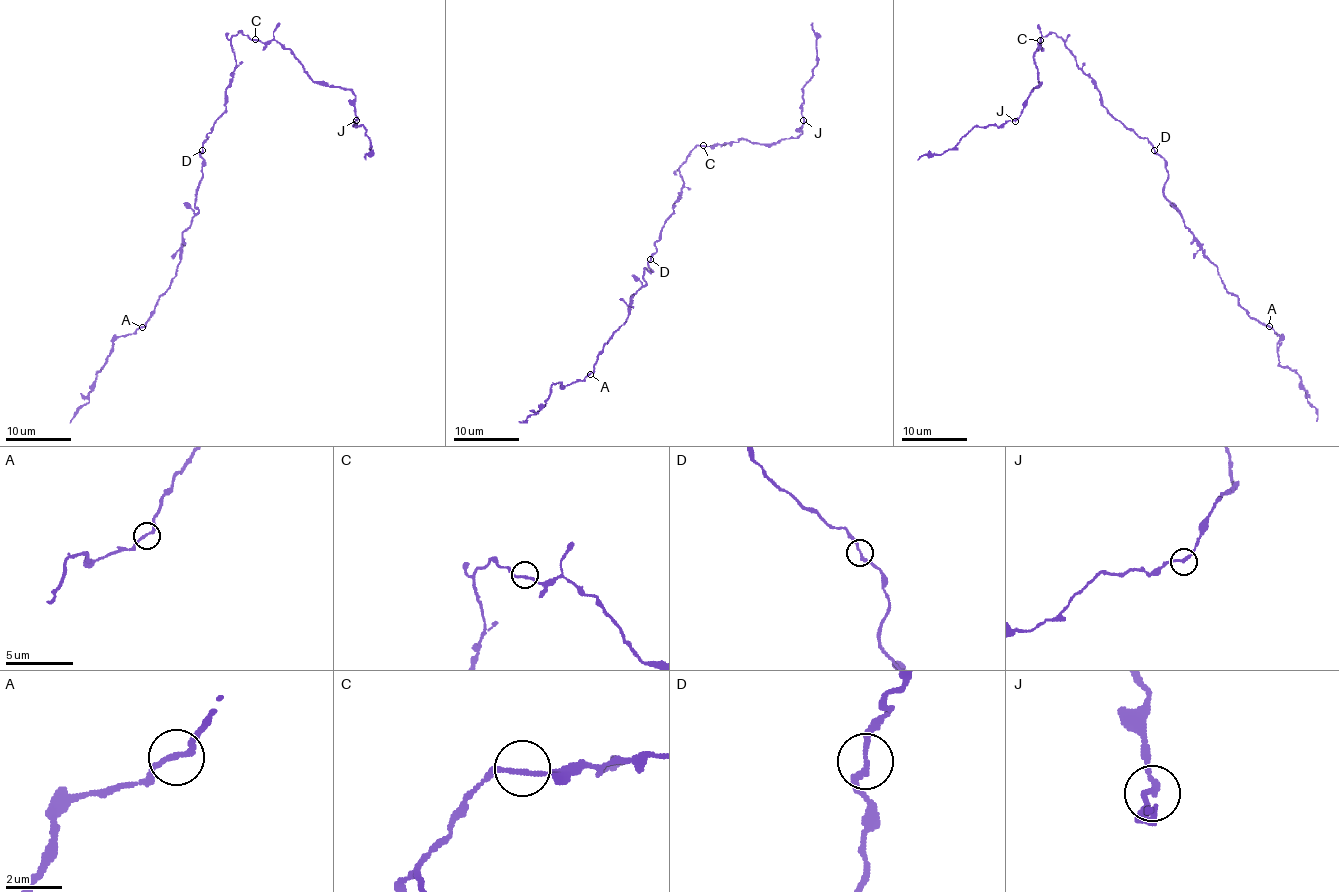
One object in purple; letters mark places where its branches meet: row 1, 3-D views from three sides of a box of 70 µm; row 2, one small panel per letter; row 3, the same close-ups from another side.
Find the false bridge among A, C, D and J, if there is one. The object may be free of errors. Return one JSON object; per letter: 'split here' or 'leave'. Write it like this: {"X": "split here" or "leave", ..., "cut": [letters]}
{"A": "leave", "C": "leave", "D": "leave", "J": "leave", "cut": []}

